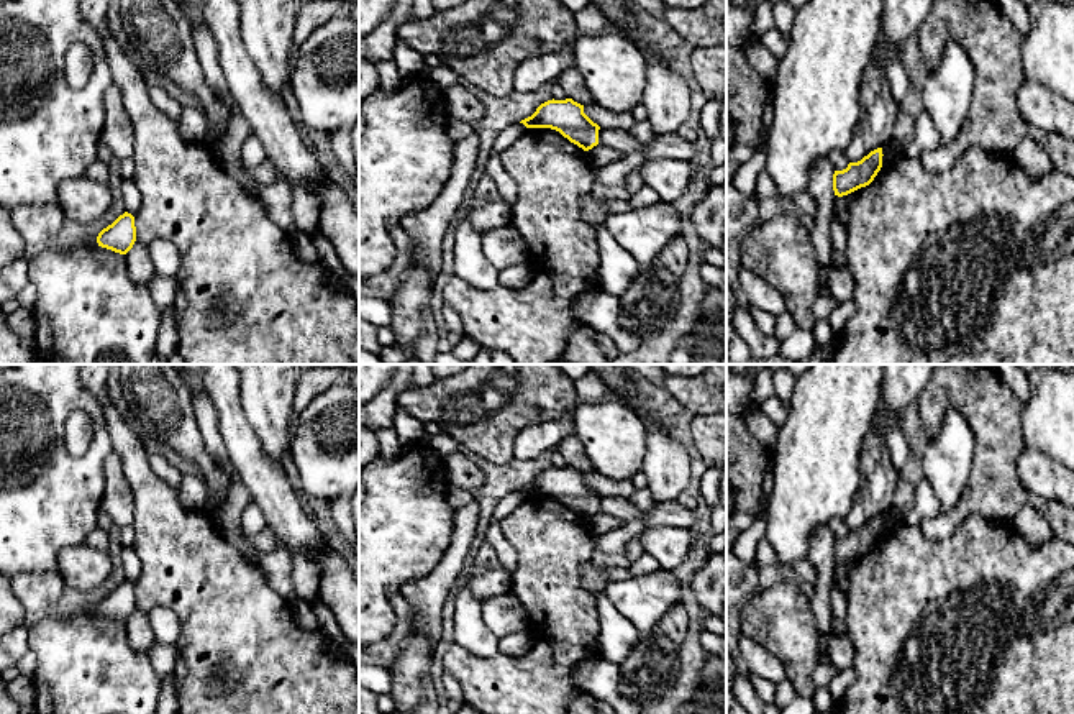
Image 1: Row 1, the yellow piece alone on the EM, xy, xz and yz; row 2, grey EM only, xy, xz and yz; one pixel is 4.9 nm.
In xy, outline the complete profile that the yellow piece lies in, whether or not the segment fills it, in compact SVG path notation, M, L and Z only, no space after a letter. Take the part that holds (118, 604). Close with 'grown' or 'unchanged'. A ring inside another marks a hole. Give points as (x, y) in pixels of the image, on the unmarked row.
M128 579L120 583L97 604L98 614L111 617L120 622L126 622L133 616L134 609L136 609L134 584Z | unchanged

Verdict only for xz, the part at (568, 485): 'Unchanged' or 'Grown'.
Unchanged

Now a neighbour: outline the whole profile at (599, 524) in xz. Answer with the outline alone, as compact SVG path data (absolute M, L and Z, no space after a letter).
M598 510L592 517L585 519L585 524L595 537L600 537L617 530L623 522Z

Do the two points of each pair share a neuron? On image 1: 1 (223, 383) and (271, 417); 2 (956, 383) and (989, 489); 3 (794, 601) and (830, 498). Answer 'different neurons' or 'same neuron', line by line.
1: different neurons
2: same neuron
3: different neurons

